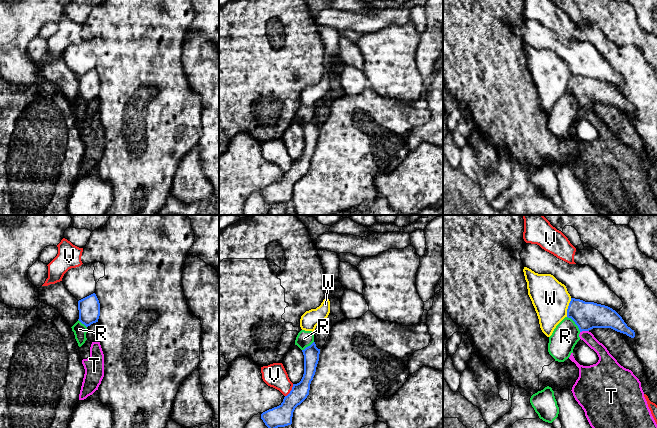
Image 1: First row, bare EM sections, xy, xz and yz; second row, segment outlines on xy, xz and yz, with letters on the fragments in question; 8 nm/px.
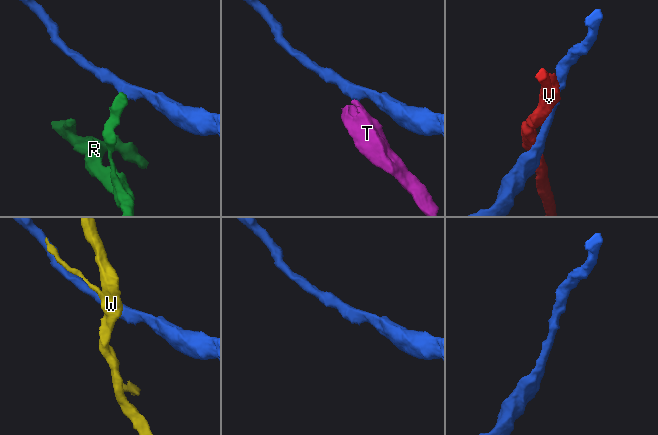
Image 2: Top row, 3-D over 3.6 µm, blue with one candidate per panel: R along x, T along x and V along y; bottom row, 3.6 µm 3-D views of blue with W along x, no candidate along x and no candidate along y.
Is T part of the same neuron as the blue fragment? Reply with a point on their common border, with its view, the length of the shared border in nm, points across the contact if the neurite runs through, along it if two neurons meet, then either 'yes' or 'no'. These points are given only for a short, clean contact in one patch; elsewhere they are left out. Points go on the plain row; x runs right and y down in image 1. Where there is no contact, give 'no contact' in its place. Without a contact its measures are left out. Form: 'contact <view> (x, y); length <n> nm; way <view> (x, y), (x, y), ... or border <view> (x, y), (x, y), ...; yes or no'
contact yz (584, 106); length 70 nm; border yz (588, 106), (580, 108); no

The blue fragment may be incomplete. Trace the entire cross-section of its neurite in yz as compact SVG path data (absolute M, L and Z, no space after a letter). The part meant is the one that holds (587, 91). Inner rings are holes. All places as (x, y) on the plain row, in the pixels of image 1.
M571 74L567 93L575 98L580 108L593 104L611 104L631 114L635 113L634 106L627 102L622 93L605 81Z

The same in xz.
M313 118L302 128L304 131L304 150L301 157L293 160L292 166L284 173L283 178L279 182L261 190L261 195L271 207L278 203L291 201L295 184L309 171L310 160L319 137L320 125Z

